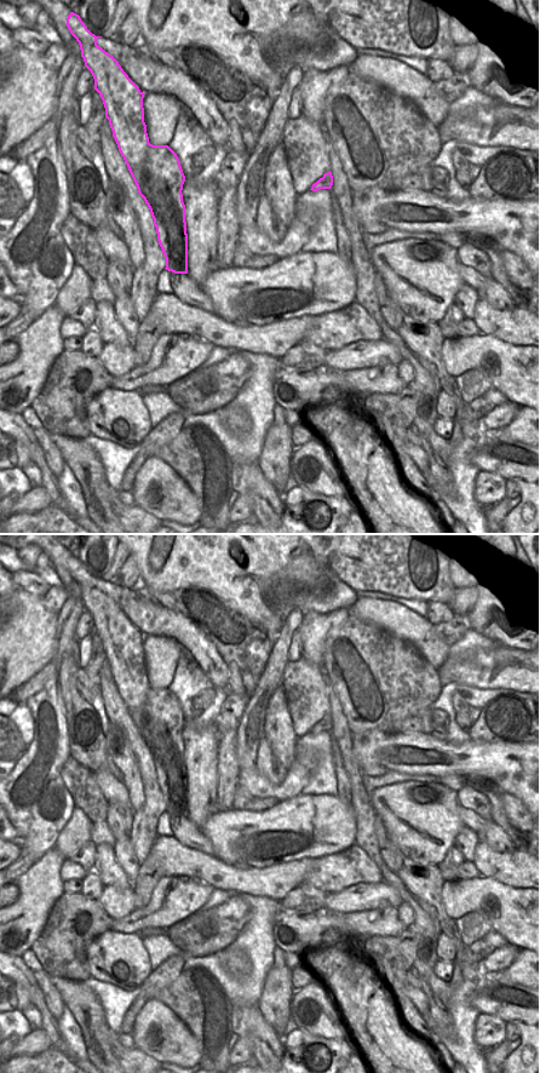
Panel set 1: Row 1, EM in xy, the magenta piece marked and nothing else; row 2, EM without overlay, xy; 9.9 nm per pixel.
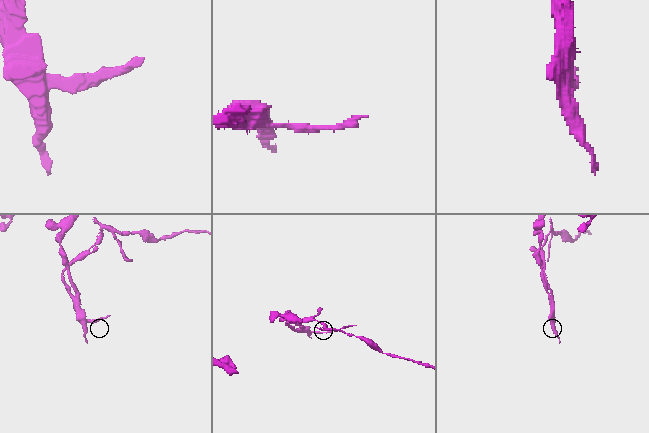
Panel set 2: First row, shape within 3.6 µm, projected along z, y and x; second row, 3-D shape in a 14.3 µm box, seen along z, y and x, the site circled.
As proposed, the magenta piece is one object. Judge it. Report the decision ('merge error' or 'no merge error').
merge error

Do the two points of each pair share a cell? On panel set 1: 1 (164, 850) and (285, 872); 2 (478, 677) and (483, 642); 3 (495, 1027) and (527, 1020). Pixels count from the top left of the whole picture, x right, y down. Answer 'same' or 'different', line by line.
1: same
2: different
3: different

